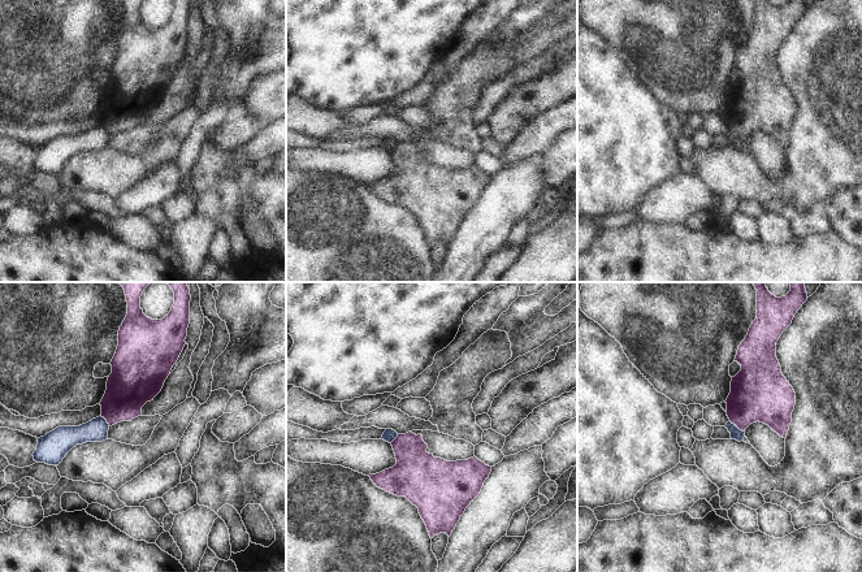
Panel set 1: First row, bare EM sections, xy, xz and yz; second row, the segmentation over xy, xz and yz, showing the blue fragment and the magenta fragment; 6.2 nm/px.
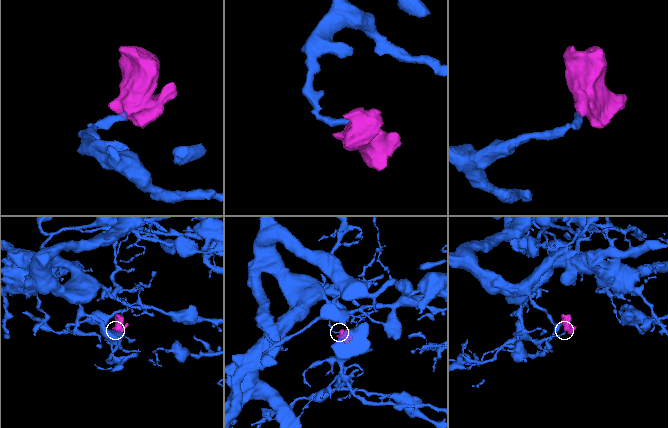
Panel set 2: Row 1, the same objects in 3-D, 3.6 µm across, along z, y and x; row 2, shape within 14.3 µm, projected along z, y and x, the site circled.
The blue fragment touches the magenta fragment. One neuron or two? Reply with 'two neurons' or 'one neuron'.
two neurons

